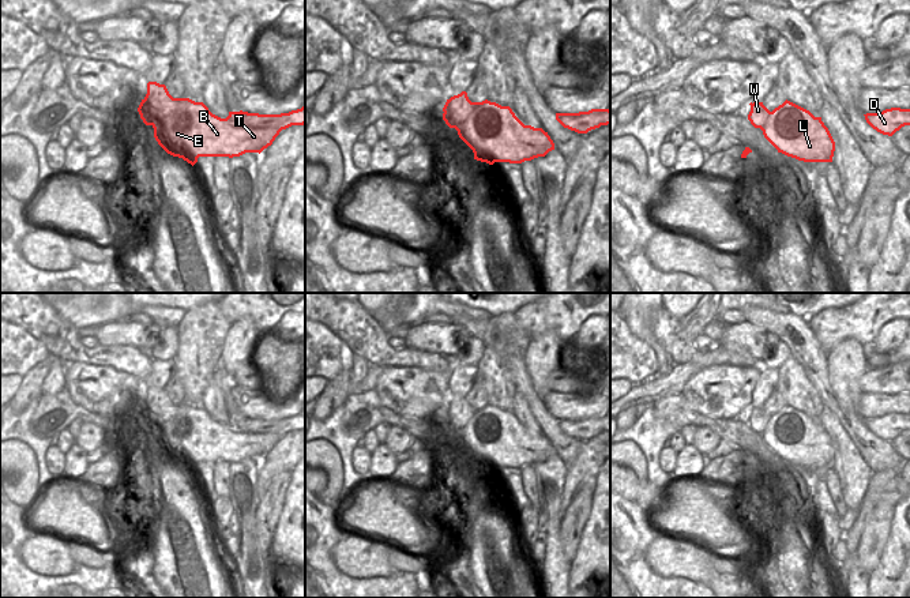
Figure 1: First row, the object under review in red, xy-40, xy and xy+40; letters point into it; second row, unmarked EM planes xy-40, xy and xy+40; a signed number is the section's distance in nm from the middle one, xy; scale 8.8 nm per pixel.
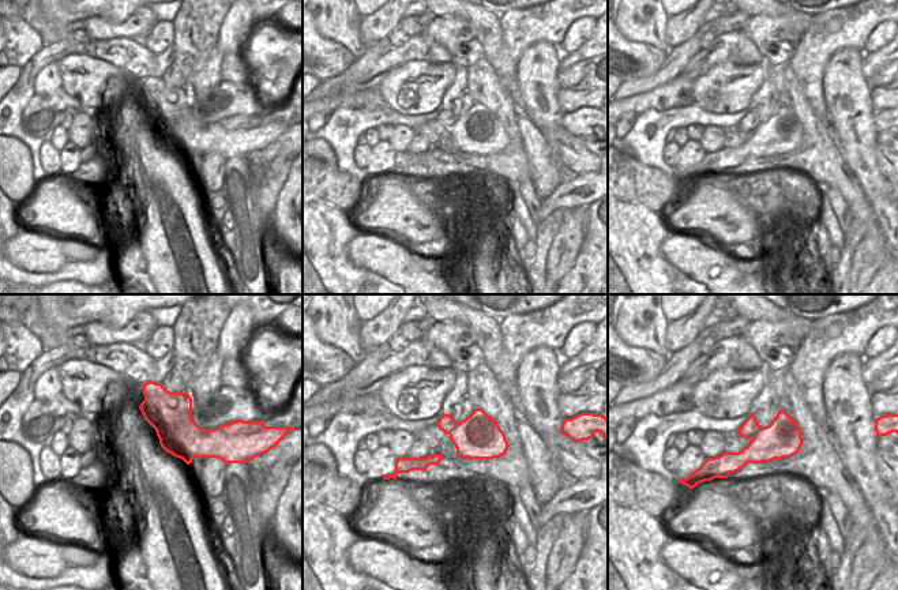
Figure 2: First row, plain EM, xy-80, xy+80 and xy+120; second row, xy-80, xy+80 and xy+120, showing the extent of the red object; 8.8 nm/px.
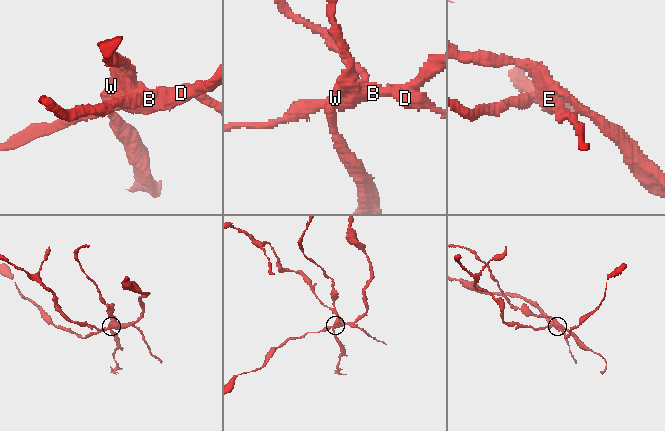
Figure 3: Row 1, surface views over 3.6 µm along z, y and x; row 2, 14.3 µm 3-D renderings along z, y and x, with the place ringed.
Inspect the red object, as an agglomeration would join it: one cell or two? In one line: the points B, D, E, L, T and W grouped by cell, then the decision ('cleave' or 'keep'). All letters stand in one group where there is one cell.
groups B D E L T / W; cleave

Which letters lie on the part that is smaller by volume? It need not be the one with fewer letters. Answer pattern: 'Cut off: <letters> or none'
Cut off: W

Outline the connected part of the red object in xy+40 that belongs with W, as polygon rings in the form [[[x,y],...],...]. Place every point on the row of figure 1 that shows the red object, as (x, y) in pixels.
[[[785,101],[782,105],[770,112],[763,102],[751,102],[751,112],[748,120],[755,128],[766,129],[771,135],[772,125],[781,117],[791,117],[801,129],[806,123],[811,125],[812,131],[816,132],[821,127],[821,117],[815,117],[809,110],[790,102]]]

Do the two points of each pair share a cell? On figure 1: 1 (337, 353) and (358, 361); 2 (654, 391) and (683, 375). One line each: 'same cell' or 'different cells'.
1: different cells
2: same cell

